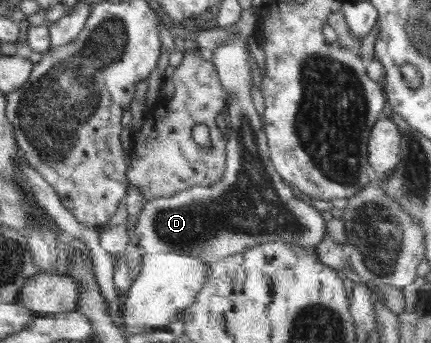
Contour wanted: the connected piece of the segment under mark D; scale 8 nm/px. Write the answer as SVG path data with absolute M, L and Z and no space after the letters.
M237 32L230 33L234 37L215 49L212 59L220 86L235 96L225 108L229 114L225 173L209 187L193 186L172 196L144 201L135 229L143 254L189 253L213 263L268 241L316 248L326 234L321 212L297 198L272 164L263 121L250 96L254 83L246 40L235 36Z

